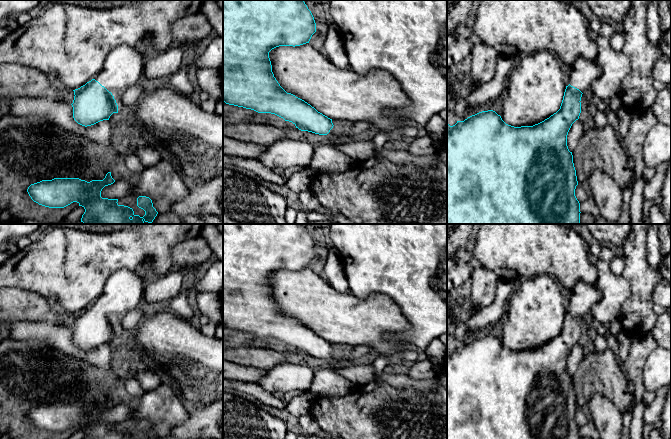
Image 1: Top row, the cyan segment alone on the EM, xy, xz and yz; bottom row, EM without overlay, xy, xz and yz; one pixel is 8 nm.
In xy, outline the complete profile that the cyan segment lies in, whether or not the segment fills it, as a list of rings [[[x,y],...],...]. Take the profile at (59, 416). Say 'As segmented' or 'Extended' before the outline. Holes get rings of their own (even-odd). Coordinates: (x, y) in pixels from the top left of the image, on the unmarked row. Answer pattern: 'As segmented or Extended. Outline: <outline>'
As segmented. Outline: [[[111,396],[103,404],[90,406],[79,402],[54,402],[31,408],[27,416],[34,426],[49,432],[64,432],[77,426],[85,433],[83,439],[134,439],[133,433],[119,429],[118,423],[101,421],[102,413],[114,406]]]

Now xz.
Extended. Outline: [[[223,224],[223,325],[226,328],[275,338],[292,346],[301,355],[325,359],[335,371],[355,364],[349,359],[352,347],[334,350],[332,343],[318,336],[304,324],[287,317],[272,296],[269,276],[279,270],[300,270],[309,267],[316,256],[316,247],[304,224]]]

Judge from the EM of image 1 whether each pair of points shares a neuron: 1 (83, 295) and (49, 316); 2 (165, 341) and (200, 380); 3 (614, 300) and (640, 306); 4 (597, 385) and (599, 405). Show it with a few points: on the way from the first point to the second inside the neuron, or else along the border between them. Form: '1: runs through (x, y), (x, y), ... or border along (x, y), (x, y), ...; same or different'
1: border along (31, 291), (42, 295), (52, 302); different
2: runs through (175, 351), (194, 370); same
3: border along (626, 279), (630, 295), (618, 320); different
4: border along (587, 403), (594, 394), (600, 393), (616, 407); different

